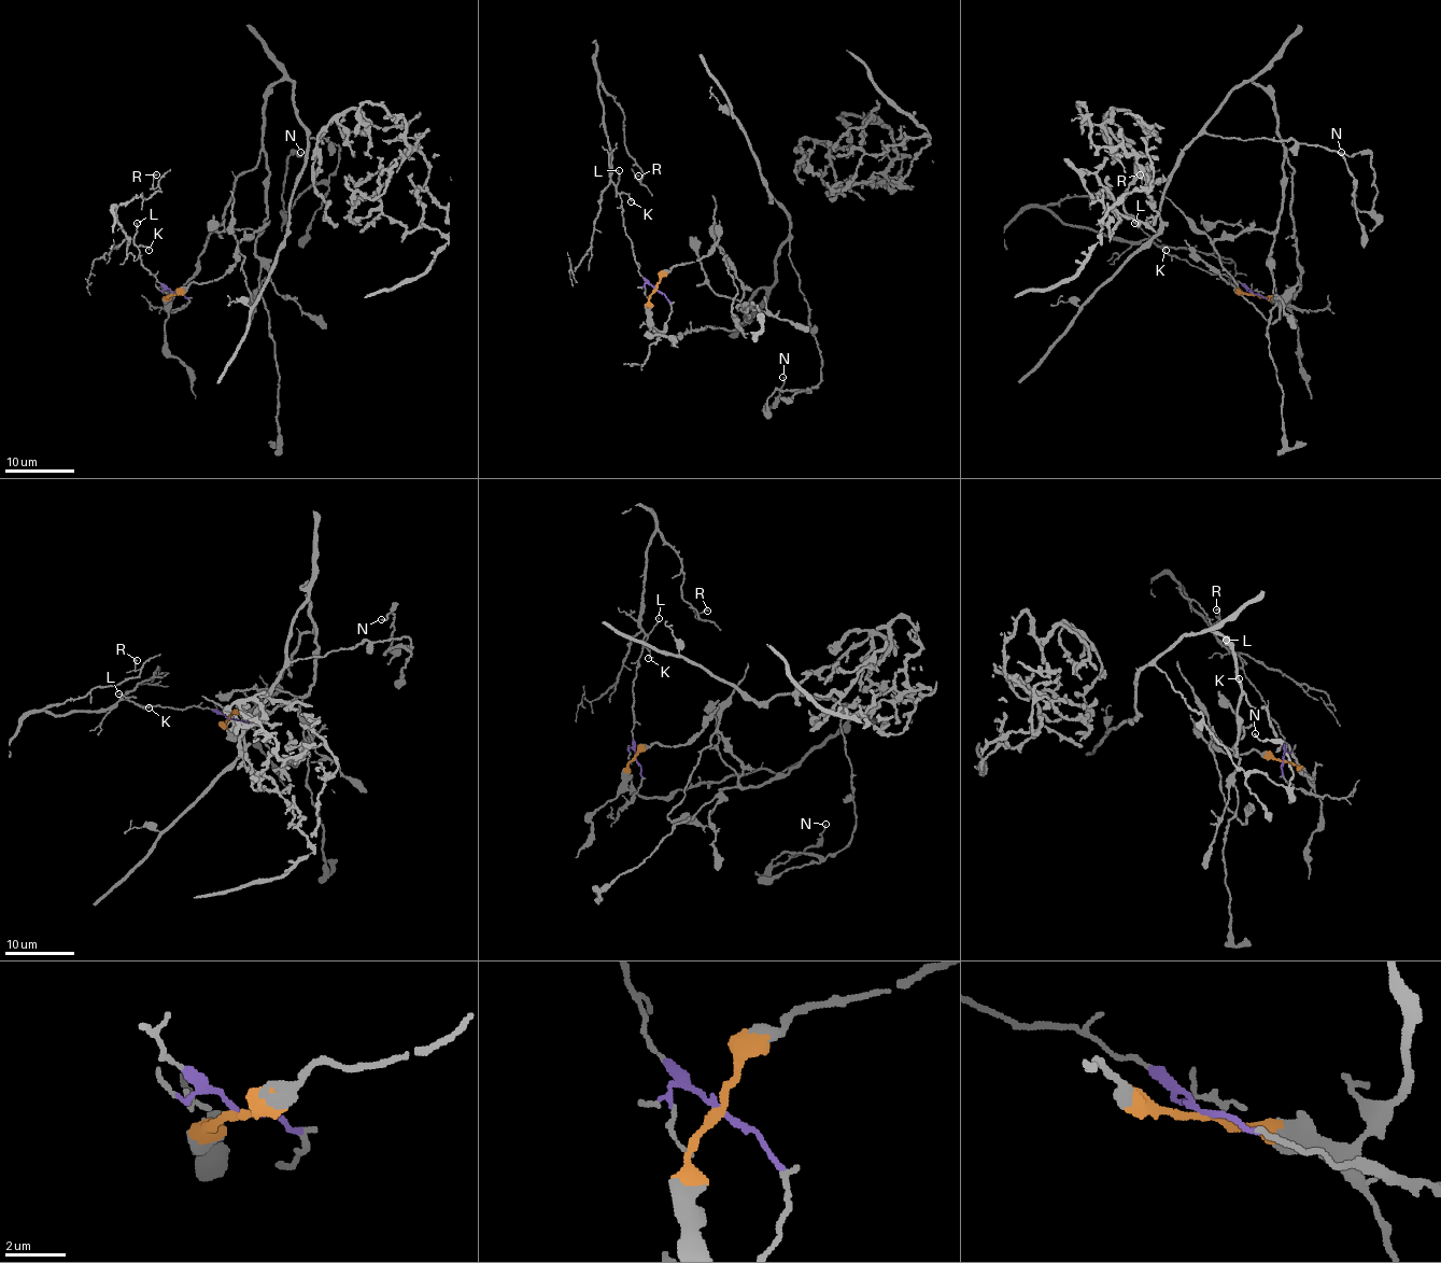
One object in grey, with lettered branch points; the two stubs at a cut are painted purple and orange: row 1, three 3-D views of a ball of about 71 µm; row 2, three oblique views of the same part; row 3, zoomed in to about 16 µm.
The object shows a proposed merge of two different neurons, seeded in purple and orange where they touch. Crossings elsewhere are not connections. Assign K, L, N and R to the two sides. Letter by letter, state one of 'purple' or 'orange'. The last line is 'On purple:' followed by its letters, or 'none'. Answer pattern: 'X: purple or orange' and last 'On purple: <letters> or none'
K: purple
L: purple
N: orange
R: purple
On purple: K, L, R

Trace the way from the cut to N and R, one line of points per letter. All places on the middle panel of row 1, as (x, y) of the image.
N: (657, 290), (665, 336), (734, 330), (788, 241), (820, 373), (765, 412), (782, 376)
R: (657, 290), (640, 275), (625, 230), (601, 82), (623, 113), (623, 136), (643, 176), (638, 181), (638, 176)

